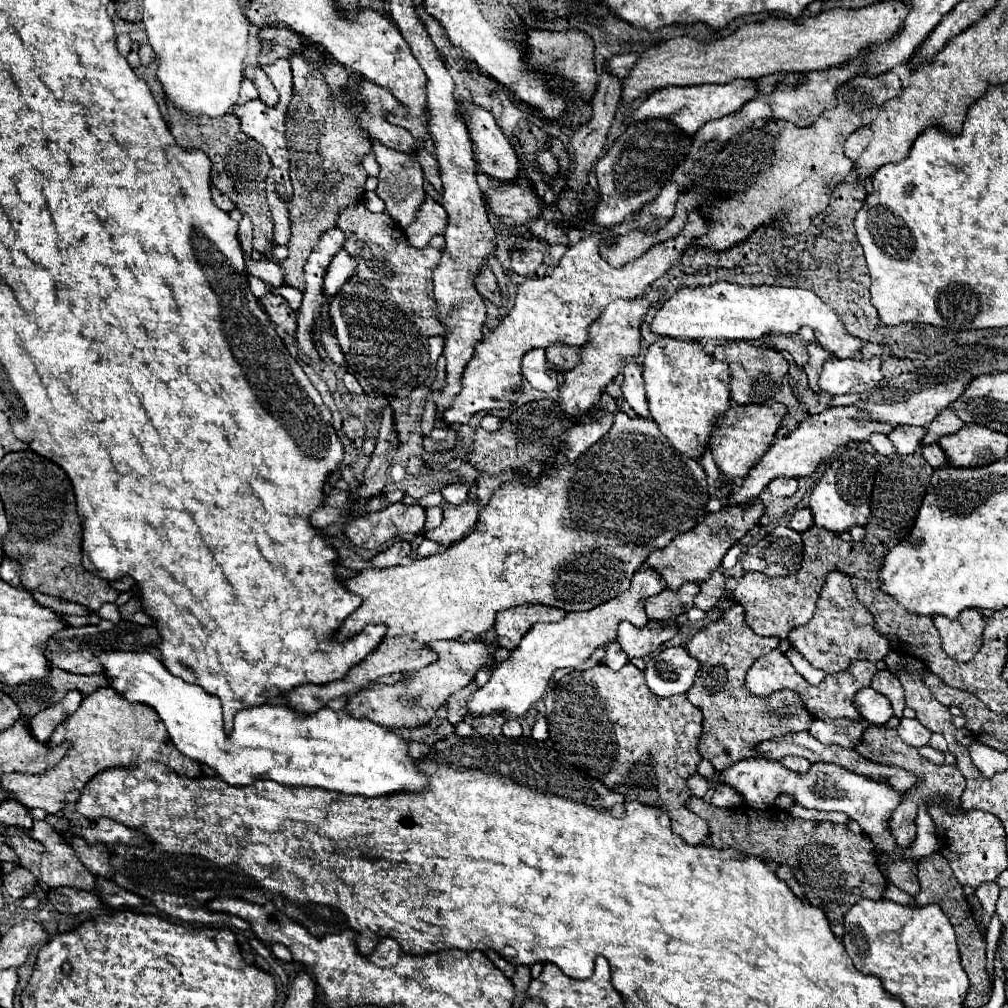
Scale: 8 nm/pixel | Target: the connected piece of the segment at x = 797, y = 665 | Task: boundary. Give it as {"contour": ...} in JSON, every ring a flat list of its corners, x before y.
{"contour":[[788,649,788,653,786,653,786,657,790,659,790,663,794,665,794,669,810,683,810,685,818,685,824,677,826,677,826,673,822,673,822,671,818,671,818,669,814,669,798,651,794,651,794,649]]}

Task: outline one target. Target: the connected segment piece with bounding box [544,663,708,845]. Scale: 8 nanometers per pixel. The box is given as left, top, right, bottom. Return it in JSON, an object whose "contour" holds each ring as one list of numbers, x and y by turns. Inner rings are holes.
{"contour":[[596,663,592,669,582,673,568,673,552,689,554,699,544,699,546,719,550,727,550,741,560,757,578,769,586,771,590,777,598,779,604,787,620,793,626,801,640,801,642,805,664,807,672,821,672,831,682,837,688,845,700,845,708,835,708,825,696,813,686,811,686,799,692,795,686,787,686,779,696,771,700,763,698,739,702,735,702,713,696,709,686,695,660,698,652,695,646,687,644,673,626,663,620,671,606,669,604,663]]}

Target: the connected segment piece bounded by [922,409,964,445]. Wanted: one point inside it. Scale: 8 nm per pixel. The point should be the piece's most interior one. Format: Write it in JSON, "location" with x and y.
{"location":[947,422]}

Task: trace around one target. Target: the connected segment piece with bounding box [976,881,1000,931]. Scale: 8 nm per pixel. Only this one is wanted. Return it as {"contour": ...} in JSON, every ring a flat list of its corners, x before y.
{"contour":[[988,881,986,885,980,885,980,887,976,889,976,897,978,897,978,901,982,901,984,915,986,915,986,917,982,919,982,923,984,923,984,931,986,931,988,923,990,923,990,917,995,913,999,893,1000,887,998,887,996,881]]}

